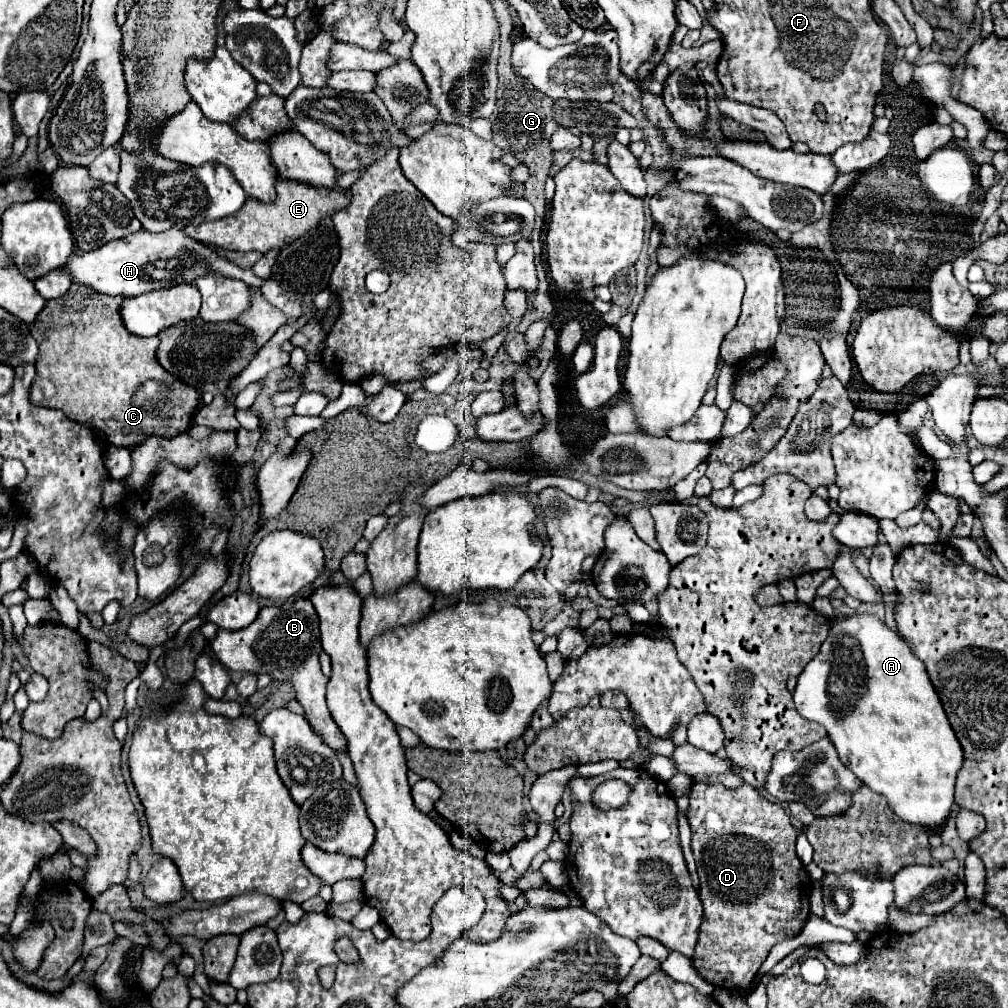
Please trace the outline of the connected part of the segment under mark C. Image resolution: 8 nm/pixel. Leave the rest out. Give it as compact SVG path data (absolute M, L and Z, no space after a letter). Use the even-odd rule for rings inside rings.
M72 284L62 298L46 302L44 310L30 326L30 332L40 346L30 400L38 406L62 410L74 422L88 422L94 428L102 430L108 436L110 444L130 448L148 436L170 438L184 432L200 402L200 394L196 390L174 390L176 378L170 376L156 360L156 348L160 340L130 334L120 316L122 302L124 296L98 294L90 286L78 284Z

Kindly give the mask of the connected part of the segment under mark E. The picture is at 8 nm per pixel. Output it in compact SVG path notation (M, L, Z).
M286 180L276 182L276 192L278 198L272 204L262 204L254 198L248 198L242 210L238 210L234 218L220 218L218 222L202 222L198 226L190 224L184 228L184 232L194 240L200 240L204 244L214 244L224 250L234 250L234 252L256 250L266 254L316 230L328 214L340 212L350 204L350 198L340 190L314 190L314 186L298 186L298 182L286 182Z

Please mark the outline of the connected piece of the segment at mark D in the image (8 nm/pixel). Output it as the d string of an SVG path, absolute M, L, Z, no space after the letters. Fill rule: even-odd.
M698 782L696 788L690 790L688 822L700 876L698 894L704 906L704 918L694 950L694 968L706 982L718 988L748 988L772 946L794 938L810 916L812 880L796 854L796 830L780 804L770 802L760 790L754 790L748 784L730 790L722 784Z

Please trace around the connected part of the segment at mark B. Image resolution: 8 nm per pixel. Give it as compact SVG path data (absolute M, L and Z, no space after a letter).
M288 600L280 606L268 606L260 610L258 618L244 630L218 630L218 636L210 642L216 658L230 670L268 674L276 682L286 682L294 688L296 700L304 706L306 718L314 732L324 736L324 744L336 750L346 750L346 738L332 720L326 706L328 678L320 670L320 630L318 616L310 600Z

